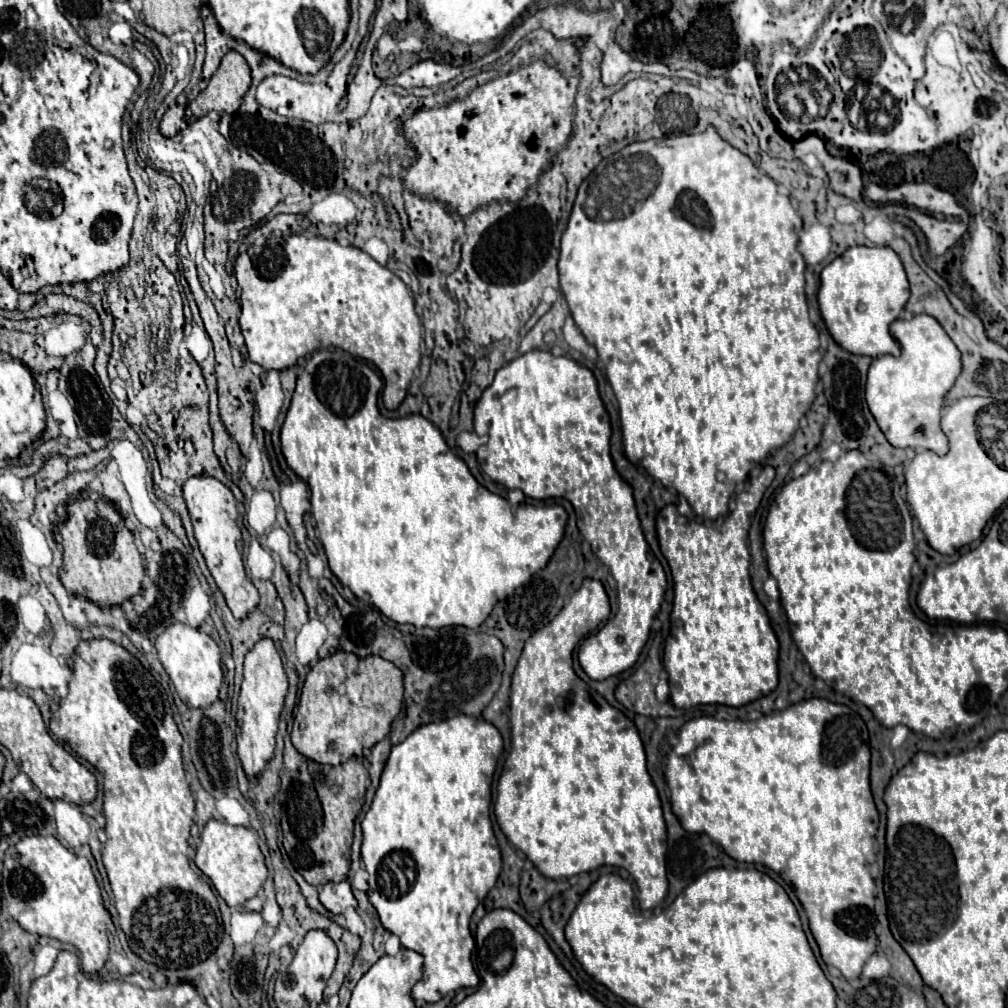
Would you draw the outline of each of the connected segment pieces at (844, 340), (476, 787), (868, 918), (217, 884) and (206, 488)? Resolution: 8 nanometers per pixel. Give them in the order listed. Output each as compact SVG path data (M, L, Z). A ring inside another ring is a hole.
M852 246L842 256L832 260L822 272L820 272L820 290L818 290L818 304L820 314L826 322L828 332L836 340L838 346L852 354L864 354L864 356L880 356L880 354L900 354L900 344L890 336L888 326L900 316L904 310L904 304L908 300L908 280L902 268L902 262L898 254L888 246Z
M454 716L454 718L442 720L440 724L426 724L424 728L418 728L416 732L412 732L412 736L408 736L402 744L392 748L390 758L388 758L388 762L384 766L384 772L382 772L382 778L380 778L380 786L378 786L376 796L372 800L372 806L370 806L370 810L366 812L366 816L362 820L362 832L364 832L362 860L364 860L364 866L368 870L368 886L370 886L368 888L368 900L376 908L384 930L388 930L390 934L396 934L404 948L410 948L410 950L424 956L424 976L412 988L412 998L416 1002L420 1002L420 1000L422 1002L438 1002L448 992L454 992L458 988L476 988L478 982L480 982L476 972L474 972L474 966L472 966L474 938L470 934L468 924L470 924L472 912L486 898L486 894L496 884L498 874L502 870L500 848L498 848L498 842L496 842L496 836L494 836L494 830L492 830L492 822L490 822L490 802L492 802L490 780L494 776L496 762L498 762L500 754L502 754L502 736L496 730L496 726L492 726L490 722L486 722L482 718Z
M812 698L798 704L792 704L776 714L764 716L760 720L716 720L716 718L694 718L686 722L680 728L678 744L672 748L666 760L664 778L670 788L670 802L672 812L680 820L682 828L688 832L704 832L708 834L716 844L722 846L722 850L738 860L738 862L750 862L750 864L762 864L776 874L784 882L790 882L794 886L794 894L804 906L804 912L810 922L810 930L814 940L818 942L820 956L828 966L834 966L842 972L846 980L854 980L860 976L864 962L868 956L876 950L876 934L874 934L874 882L870 876L872 866L872 854L874 854L874 834L878 830L878 810L870 788L870 748L868 748L868 730L862 718L840 704L832 704L828 700Z
M210 820L204 826L194 862L212 880L216 892L224 898L228 906L240 906L248 898L256 896L268 876L264 856L258 848L258 834L252 828L232 826L220 820Z
M194 476L192 480L184 484L184 500L192 518L198 548L208 564L212 578L216 580L220 592L224 594L228 608L232 610L236 620L248 618L256 610L260 602L260 594L254 588L254 584L248 582L246 572L244 572L244 564L242 564L244 540L236 524L238 510L236 510L236 500L232 492L212 476Z

